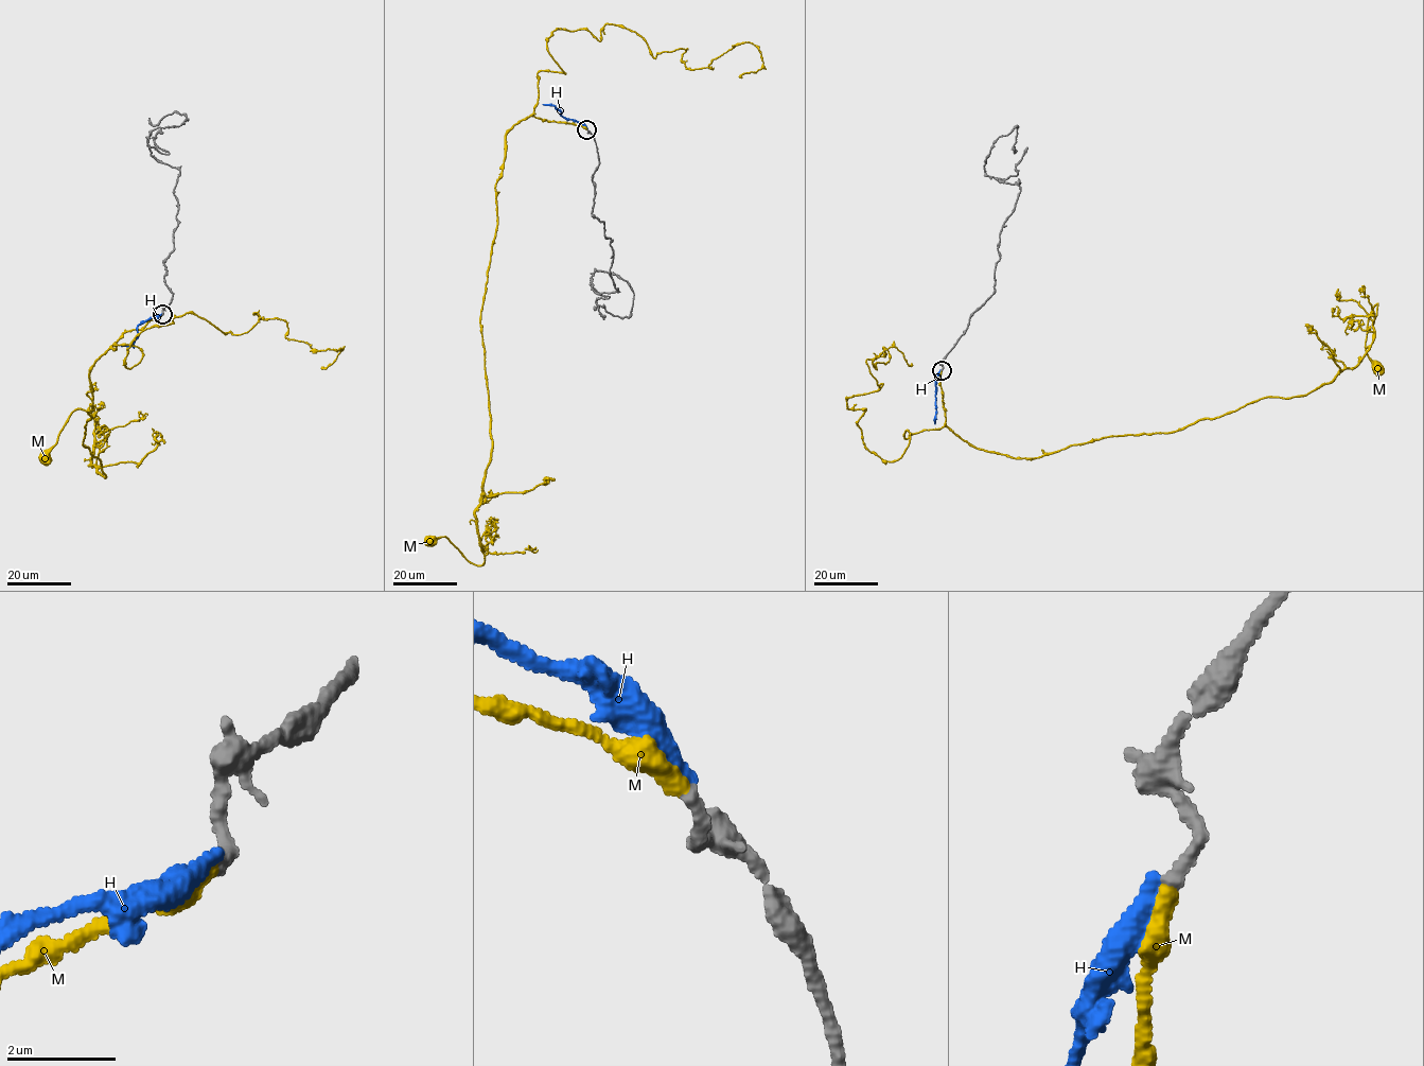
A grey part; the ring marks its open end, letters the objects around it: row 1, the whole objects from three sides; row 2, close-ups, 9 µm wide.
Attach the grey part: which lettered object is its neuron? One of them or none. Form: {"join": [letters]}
{"join": ["M"]}

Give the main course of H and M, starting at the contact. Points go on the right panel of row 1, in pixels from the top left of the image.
H: (941, 370), (935, 381), (934, 423)
M: (942, 370), (950, 430), (977, 448), (1033, 458), (1305, 395), (1358, 363), (1377, 303), (1365, 344), (1377, 369)

